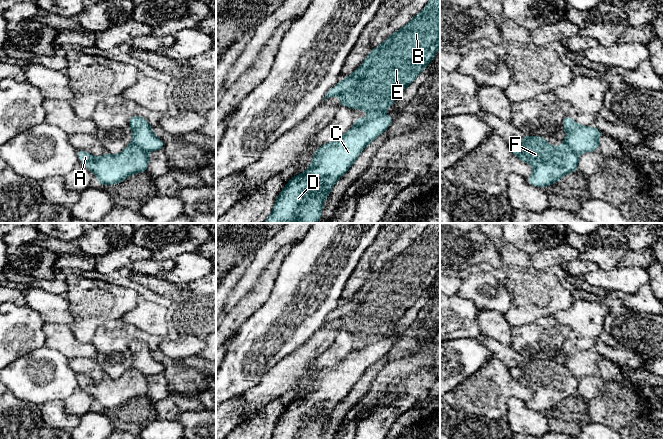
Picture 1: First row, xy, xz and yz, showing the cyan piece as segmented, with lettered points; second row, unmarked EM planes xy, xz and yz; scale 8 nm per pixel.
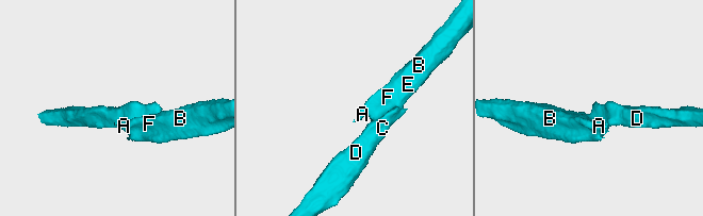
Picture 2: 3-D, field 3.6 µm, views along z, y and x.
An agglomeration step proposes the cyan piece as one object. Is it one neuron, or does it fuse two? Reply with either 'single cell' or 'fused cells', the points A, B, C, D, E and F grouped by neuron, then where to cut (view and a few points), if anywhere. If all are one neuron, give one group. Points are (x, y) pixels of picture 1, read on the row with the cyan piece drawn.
fused cells; A B E F / C D; cut in xz along (381, 113), (375, 118), (353, 127)

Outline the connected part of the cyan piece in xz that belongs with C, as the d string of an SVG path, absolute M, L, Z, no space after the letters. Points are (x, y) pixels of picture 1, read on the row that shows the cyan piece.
M381 114L376 119L351 128L337 140L319 147L312 157L311 165L290 179L278 194L270 216L263 223L317 223L321 218L323 203L334 184L357 160L360 152L381 135L394 119L395 116Z

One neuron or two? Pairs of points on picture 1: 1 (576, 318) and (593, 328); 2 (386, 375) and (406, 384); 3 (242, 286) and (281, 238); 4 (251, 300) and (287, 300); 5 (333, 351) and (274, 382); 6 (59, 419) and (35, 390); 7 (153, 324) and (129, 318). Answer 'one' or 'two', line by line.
1: one
2: two
3: one
4: two
5: two
6: two
7: one

